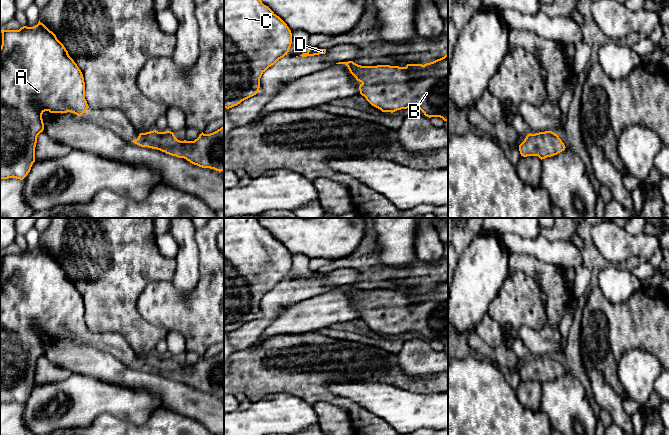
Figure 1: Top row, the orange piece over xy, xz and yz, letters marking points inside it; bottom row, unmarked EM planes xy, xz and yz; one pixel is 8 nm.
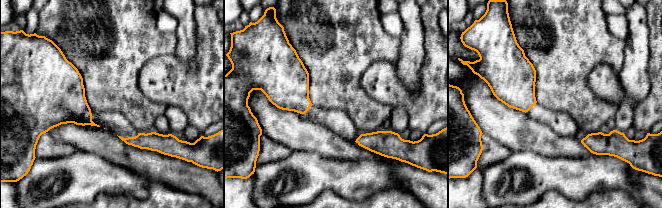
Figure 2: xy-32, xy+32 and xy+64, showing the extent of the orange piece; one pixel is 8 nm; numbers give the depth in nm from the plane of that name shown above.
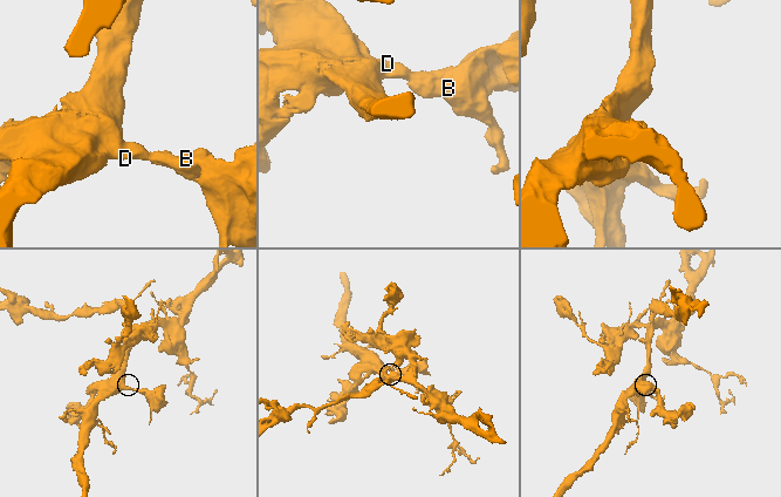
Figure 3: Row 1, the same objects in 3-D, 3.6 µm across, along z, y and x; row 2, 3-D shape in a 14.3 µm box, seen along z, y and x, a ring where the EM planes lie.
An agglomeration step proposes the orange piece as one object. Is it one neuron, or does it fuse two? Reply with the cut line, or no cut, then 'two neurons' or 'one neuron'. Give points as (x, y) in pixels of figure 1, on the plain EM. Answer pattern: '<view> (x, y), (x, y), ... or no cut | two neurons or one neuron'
no cut | one neuron

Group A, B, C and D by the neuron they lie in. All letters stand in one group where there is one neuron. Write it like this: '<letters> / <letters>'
A B C D

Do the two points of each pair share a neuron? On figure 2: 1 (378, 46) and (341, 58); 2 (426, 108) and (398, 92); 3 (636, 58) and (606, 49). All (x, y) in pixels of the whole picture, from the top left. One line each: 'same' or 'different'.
1: same
2: same
3: different

